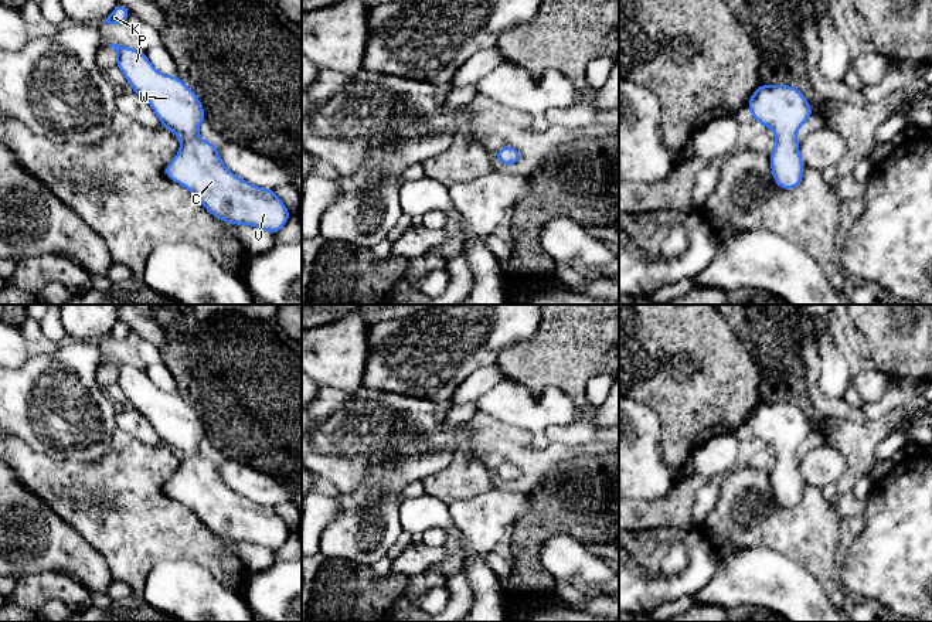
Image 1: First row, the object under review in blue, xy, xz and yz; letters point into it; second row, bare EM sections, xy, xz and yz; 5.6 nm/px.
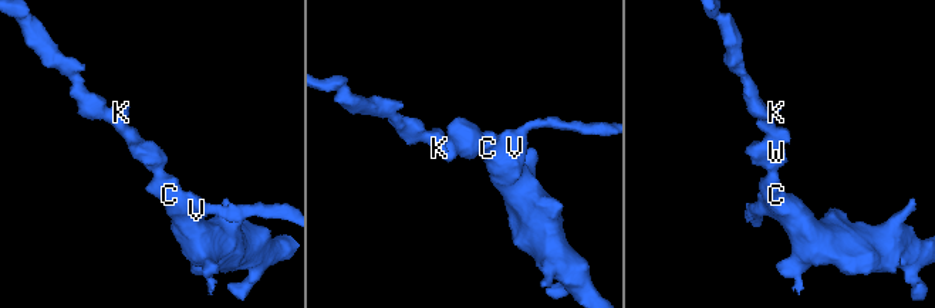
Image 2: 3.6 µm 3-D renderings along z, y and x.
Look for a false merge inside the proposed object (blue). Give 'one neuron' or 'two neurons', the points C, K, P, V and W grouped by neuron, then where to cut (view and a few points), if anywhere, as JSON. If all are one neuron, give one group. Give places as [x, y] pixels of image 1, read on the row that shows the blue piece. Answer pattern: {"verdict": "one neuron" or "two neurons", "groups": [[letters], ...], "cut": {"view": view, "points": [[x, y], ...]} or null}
{"verdict": "one neuron", "groups": [["C", "K", "P", "V", "W"]], "cut": null}

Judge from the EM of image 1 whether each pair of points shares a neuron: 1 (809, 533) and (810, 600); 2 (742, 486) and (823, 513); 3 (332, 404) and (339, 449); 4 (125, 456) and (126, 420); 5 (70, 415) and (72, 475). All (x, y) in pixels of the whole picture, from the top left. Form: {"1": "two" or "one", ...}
{"1": "two", "2": "one", "3": "one", "4": "two", "5": "two"}

